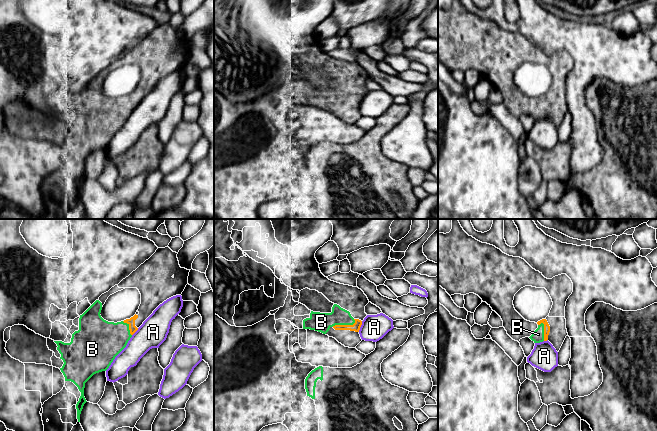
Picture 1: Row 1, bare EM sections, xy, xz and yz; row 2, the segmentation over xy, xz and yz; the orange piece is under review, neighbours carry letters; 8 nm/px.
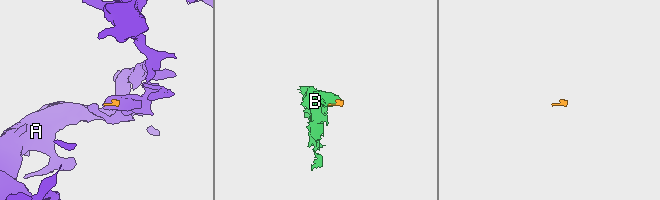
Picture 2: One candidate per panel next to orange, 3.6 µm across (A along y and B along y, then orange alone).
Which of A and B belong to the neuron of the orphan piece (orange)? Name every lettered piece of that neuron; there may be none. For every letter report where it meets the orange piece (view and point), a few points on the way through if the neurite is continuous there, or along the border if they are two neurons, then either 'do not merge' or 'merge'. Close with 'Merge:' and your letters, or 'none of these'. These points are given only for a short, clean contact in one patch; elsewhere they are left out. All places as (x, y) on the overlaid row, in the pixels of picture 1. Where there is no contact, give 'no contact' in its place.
A: meets orange in xz at (360, 326); border along xz (362, 321), (358, 331); do not merge
B: meets orange in xz at (344, 325); merge
Merge: B

